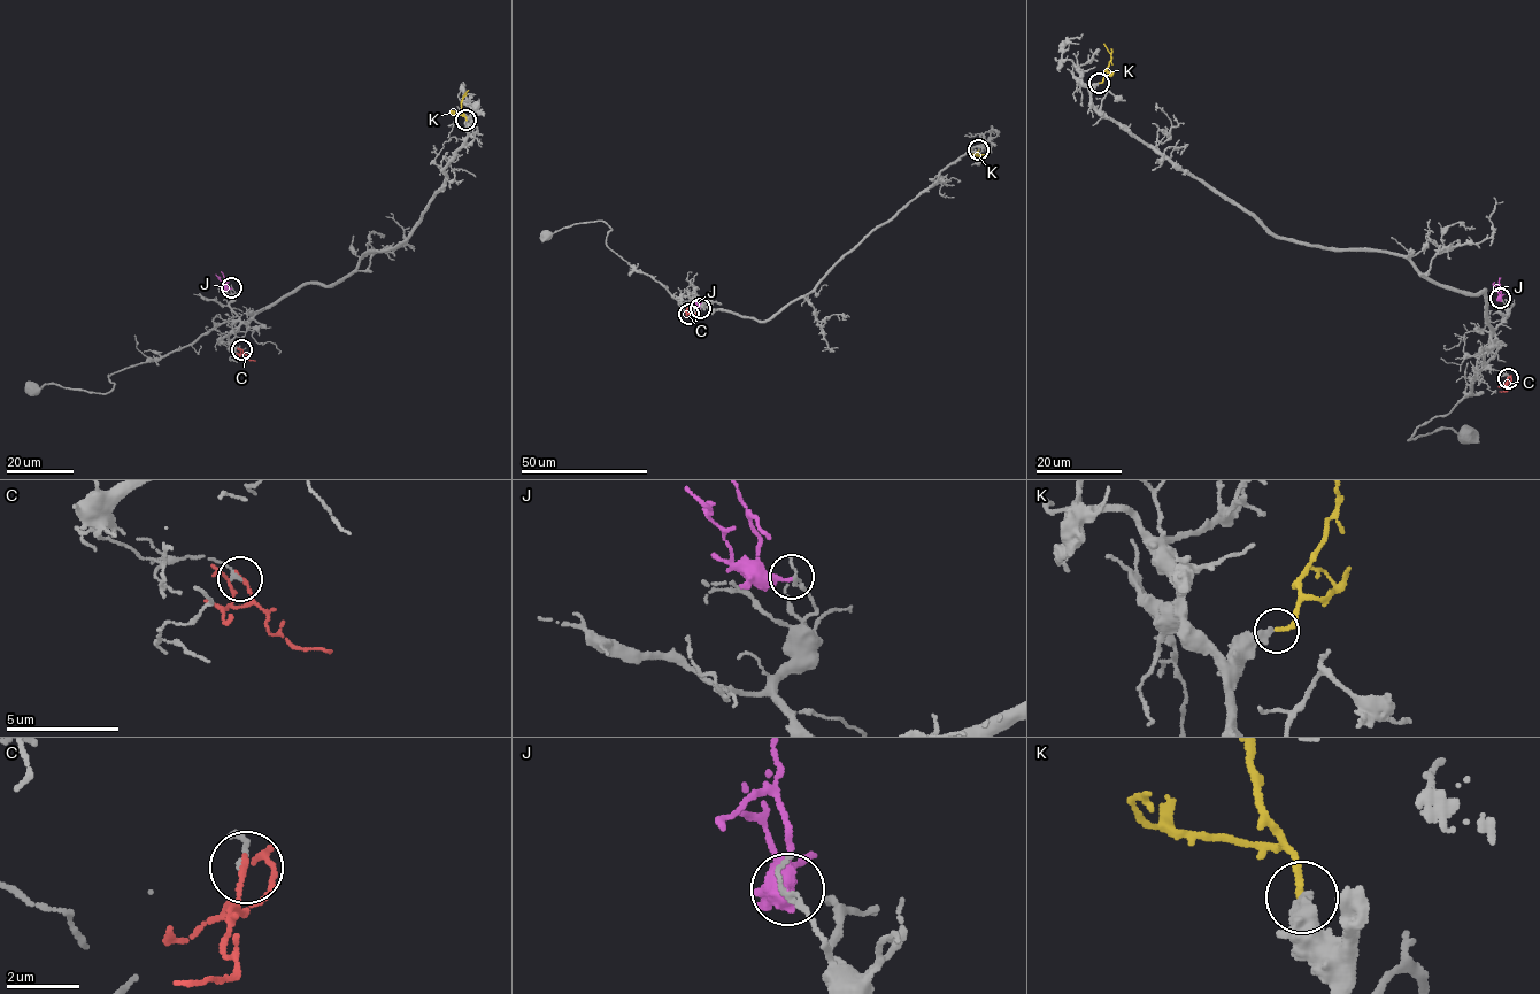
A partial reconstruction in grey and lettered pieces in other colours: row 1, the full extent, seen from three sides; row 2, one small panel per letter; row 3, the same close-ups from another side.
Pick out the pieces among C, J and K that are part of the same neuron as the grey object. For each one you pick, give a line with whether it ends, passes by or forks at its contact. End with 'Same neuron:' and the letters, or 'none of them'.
K: it ends
Same neuron: K

